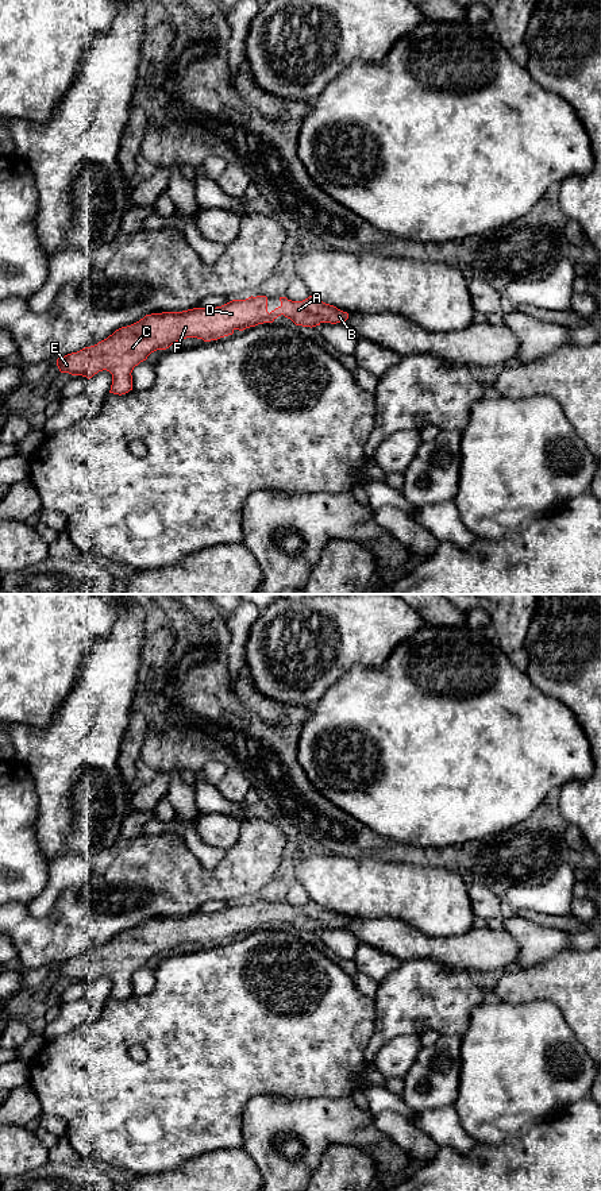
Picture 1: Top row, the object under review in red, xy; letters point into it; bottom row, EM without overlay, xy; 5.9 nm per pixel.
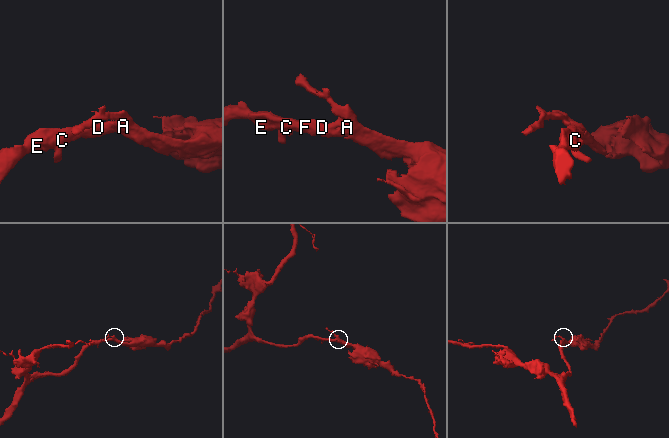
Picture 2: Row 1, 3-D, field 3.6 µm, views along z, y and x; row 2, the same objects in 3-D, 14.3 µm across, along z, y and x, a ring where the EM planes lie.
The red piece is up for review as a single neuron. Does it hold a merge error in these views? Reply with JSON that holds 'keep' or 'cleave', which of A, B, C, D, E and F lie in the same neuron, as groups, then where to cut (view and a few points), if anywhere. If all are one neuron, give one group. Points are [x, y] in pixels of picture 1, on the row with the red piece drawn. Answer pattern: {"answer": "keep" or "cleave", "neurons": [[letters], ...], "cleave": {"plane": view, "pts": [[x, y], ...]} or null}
{"answer": "keep", "neurons": [["A", "B", "C", "D", "E", "F"]], "cleave": null}

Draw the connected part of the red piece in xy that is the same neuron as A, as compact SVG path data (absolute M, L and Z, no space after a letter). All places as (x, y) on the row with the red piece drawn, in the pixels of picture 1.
M257 296L232 300L216 308L193 308L182 312L146 315L139 321L116 329L95 346L57 359L61 373L82 375L88 379L99 371L112 374L109 393L126 394L132 390L132 370L157 350L166 350L173 343L197 338L204 342L217 340L263 323L273 323L284 315L296 325L316 327L321 323L344 323L348 313L309 296L303 301L280 297L281 305L267 312L267 297Z

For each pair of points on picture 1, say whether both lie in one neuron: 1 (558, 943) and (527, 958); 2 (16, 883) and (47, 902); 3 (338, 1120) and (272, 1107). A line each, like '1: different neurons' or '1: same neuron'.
1: same neuron
2: different neurons
3: same neuron

